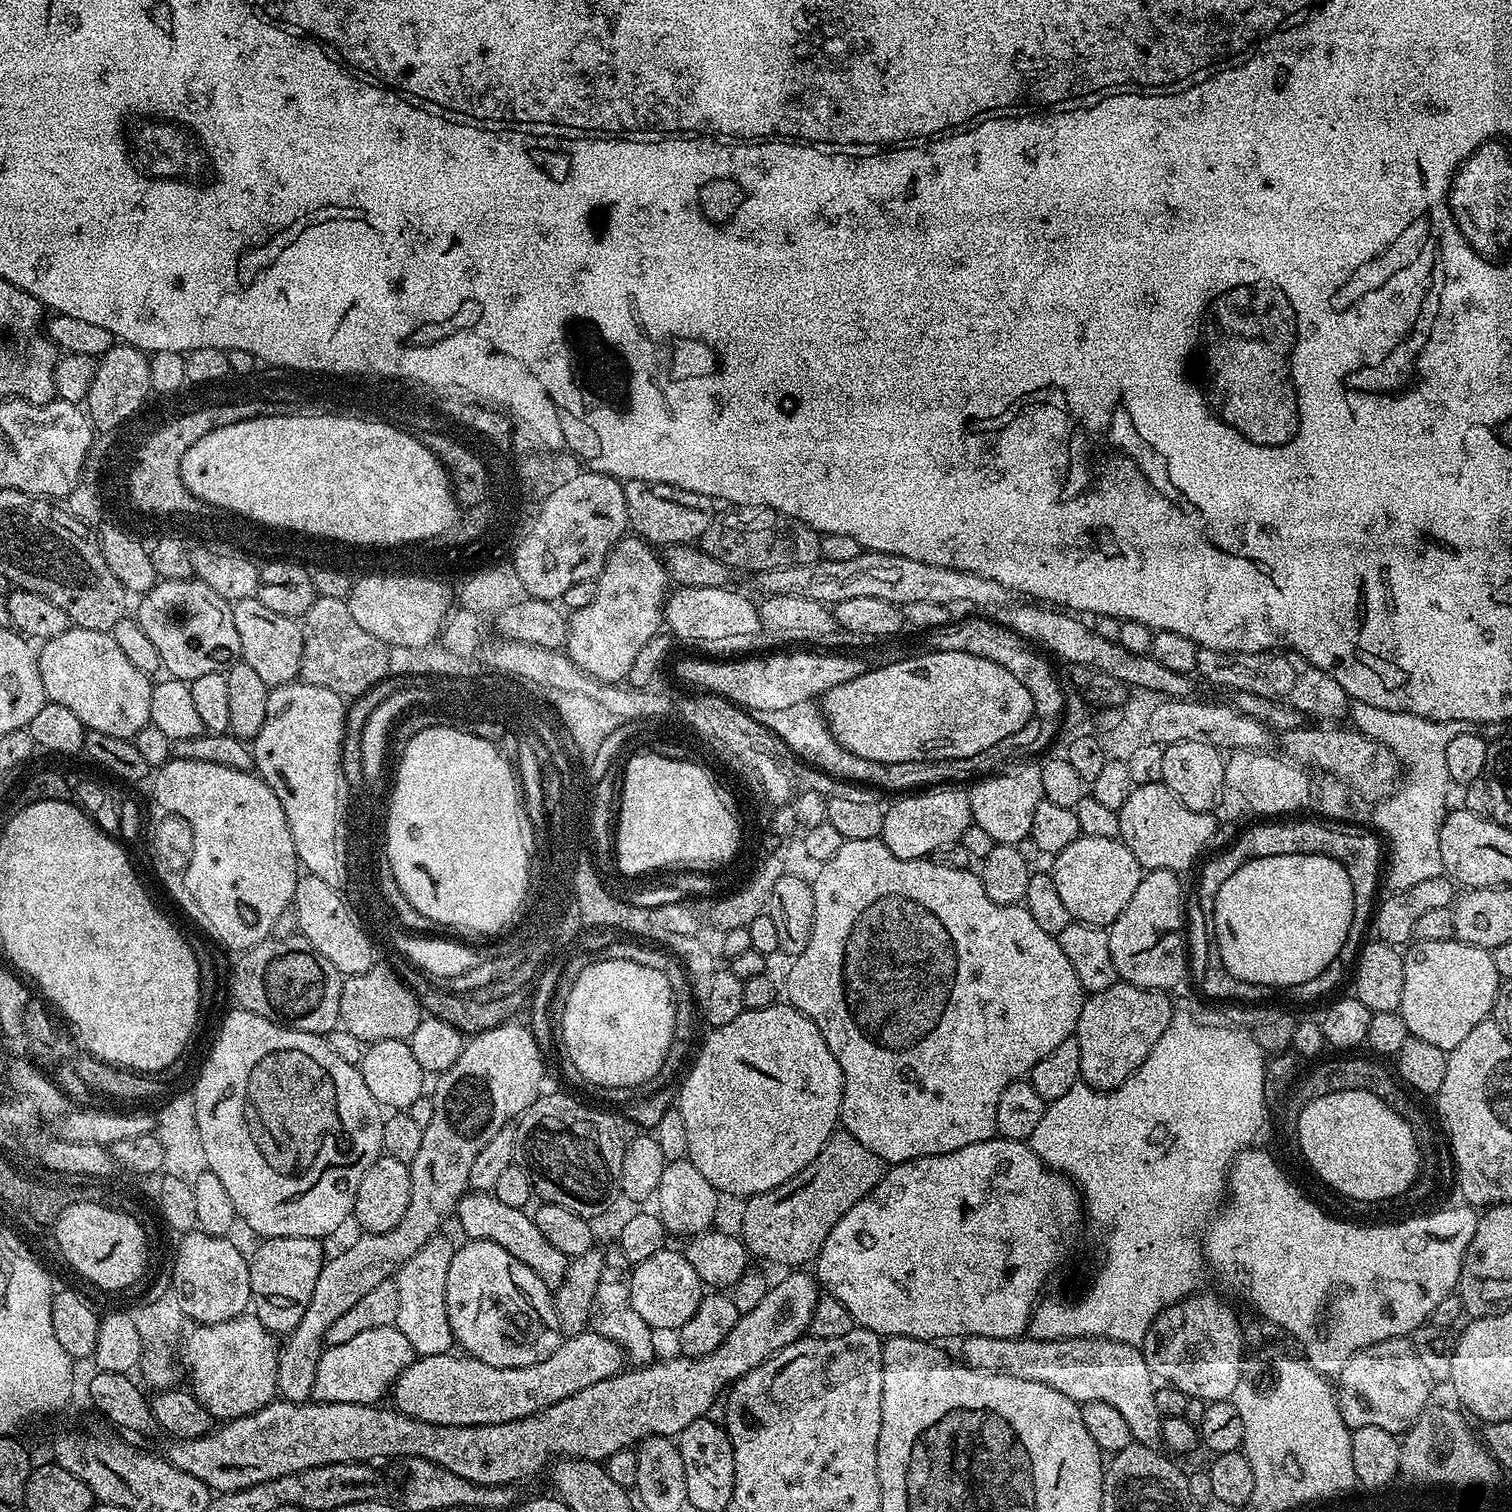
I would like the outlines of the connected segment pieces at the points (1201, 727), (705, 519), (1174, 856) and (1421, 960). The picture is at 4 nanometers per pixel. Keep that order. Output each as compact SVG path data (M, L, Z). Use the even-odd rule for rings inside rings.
M1164 698L1152 712L1148 728L1152 731L1151 739L1157 744L1174 742L1206 742L1221 750L1235 750L1242 744L1265 744L1273 729L1262 722L1234 710L1231 703L1203 704L1197 698Z
M626 480L623 486L631 531L653 546L699 541L706 534L710 522L718 515L717 509L712 509L715 508L714 501L709 496L694 494L678 486L645 480Z
M1163 782L1135 785L1119 814L1119 839L1138 858L1141 869L1157 868L1177 874L1184 874L1196 859L1201 859L1200 851L1209 847L1208 840L1218 825L1213 813L1190 810Z
M1455 938L1446 942L1416 940L1407 951L1403 953L1402 1002L1398 1011L1406 1022L1408 1035L1417 1036L1422 1038L1422 1042L1430 1042L1434 1046L1450 1050L1458 1046L1458 1042L1462 1042L1462 1038L1466 1038L1466 1034L1470 1034L1474 1026L1478 1026L1491 1017L1494 998L1502 983L1498 970L1494 970L1494 958L1491 951L1478 946L1470 946Z

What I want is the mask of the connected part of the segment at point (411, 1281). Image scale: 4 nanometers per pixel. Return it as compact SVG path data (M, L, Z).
M437 1234L396 1271L395 1282L398 1290L398 1314L395 1327L410 1342L417 1357L437 1356L453 1347L450 1318L446 1314L446 1274L450 1274L450 1262L454 1244Z

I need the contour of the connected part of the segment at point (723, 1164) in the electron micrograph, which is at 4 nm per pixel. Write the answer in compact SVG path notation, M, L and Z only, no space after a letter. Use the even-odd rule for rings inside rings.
M787 1002L771 1004L766 1006L766 1010L745 1010L742 1014L738 1014L738 1018L734 1018L734 1022L726 1022L726 1026L711 1029L707 1034L709 1036L705 1038L704 1045L696 1056L696 1065L689 1070L688 1077L680 1088L680 1096L678 1092L678 1107L682 1119L686 1122L687 1159L691 1160L694 1166L698 1166L699 1172L706 1177L706 1182L710 1182L710 1186L714 1186L717 1193L725 1197L728 1195L747 1198L762 1194L766 1190L774 1190L782 1186L782 1182L794 1178L794 1174L810 1166L810 1162L818 1158L818 1154L823 1150L827 1140L832 1137L832 1133L837 1131L840 1103L844 1093L842 1066L838 1066L838 1058L830 1054L830 1046L826 1046L826 1038L822 1038L818 1026L814 1026L810 1018L803 1016L797 1008Z

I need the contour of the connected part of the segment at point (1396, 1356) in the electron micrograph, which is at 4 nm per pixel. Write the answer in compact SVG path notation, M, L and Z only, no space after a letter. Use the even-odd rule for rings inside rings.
M1405 1337L1386 1339L1355 1352L1338 1374L1338 1381L1337 1404L1350 1430L1378 1426L1395 1436L1401 1435L1416 1423L1429 1403L1427 1373Z

